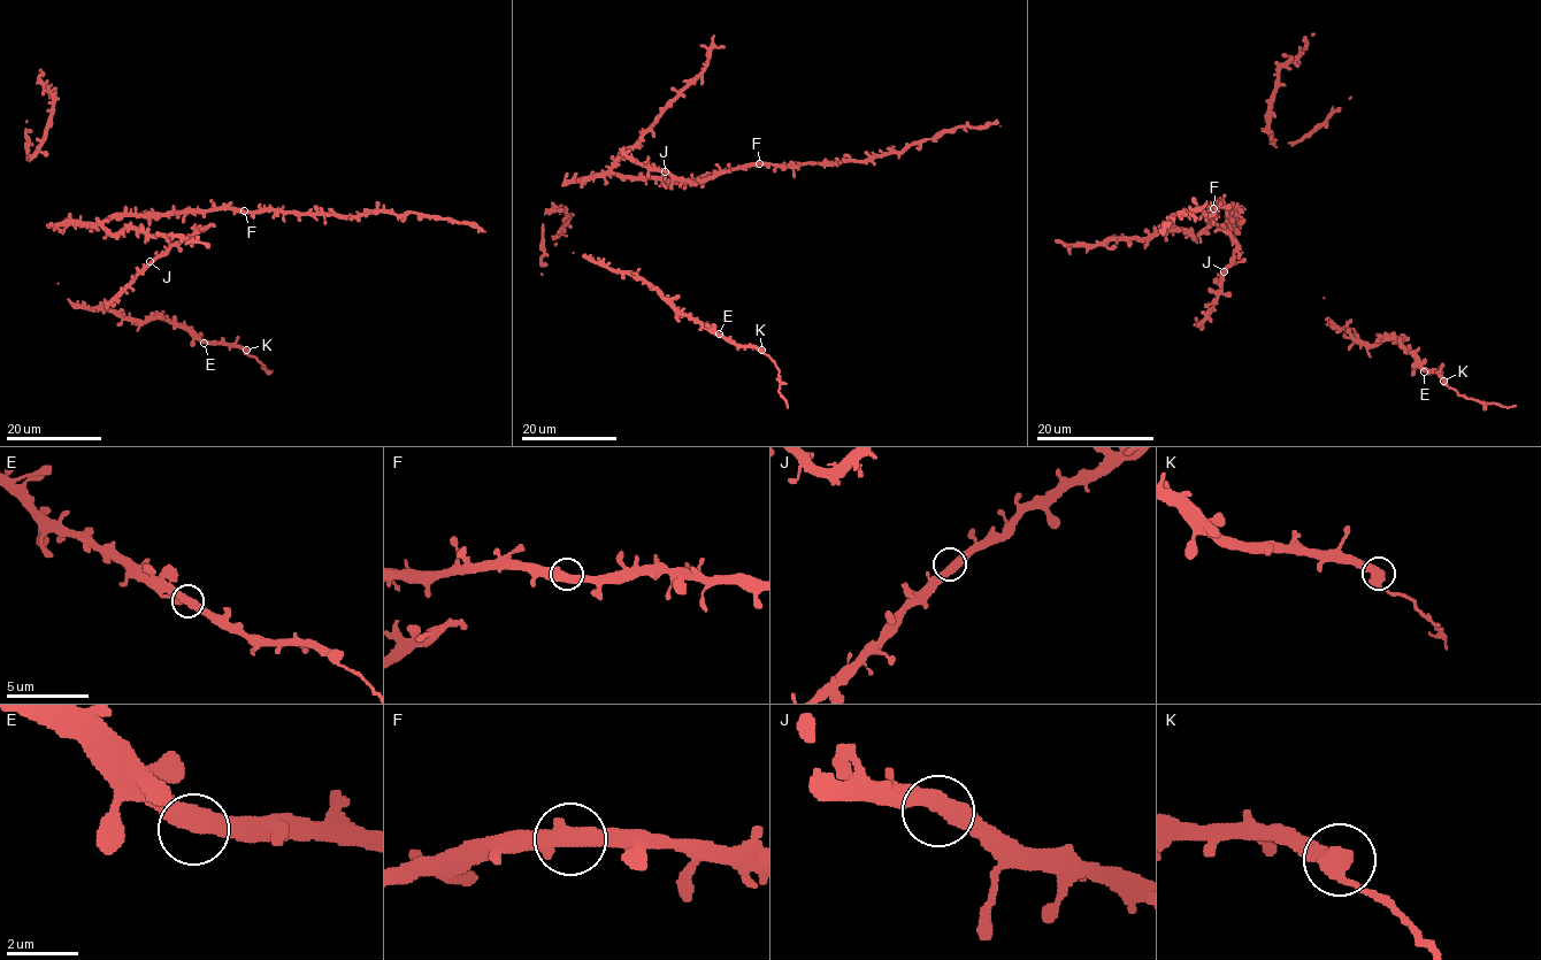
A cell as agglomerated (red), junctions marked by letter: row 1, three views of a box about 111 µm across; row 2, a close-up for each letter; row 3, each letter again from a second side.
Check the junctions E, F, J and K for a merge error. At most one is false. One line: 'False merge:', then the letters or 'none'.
False merge: K

